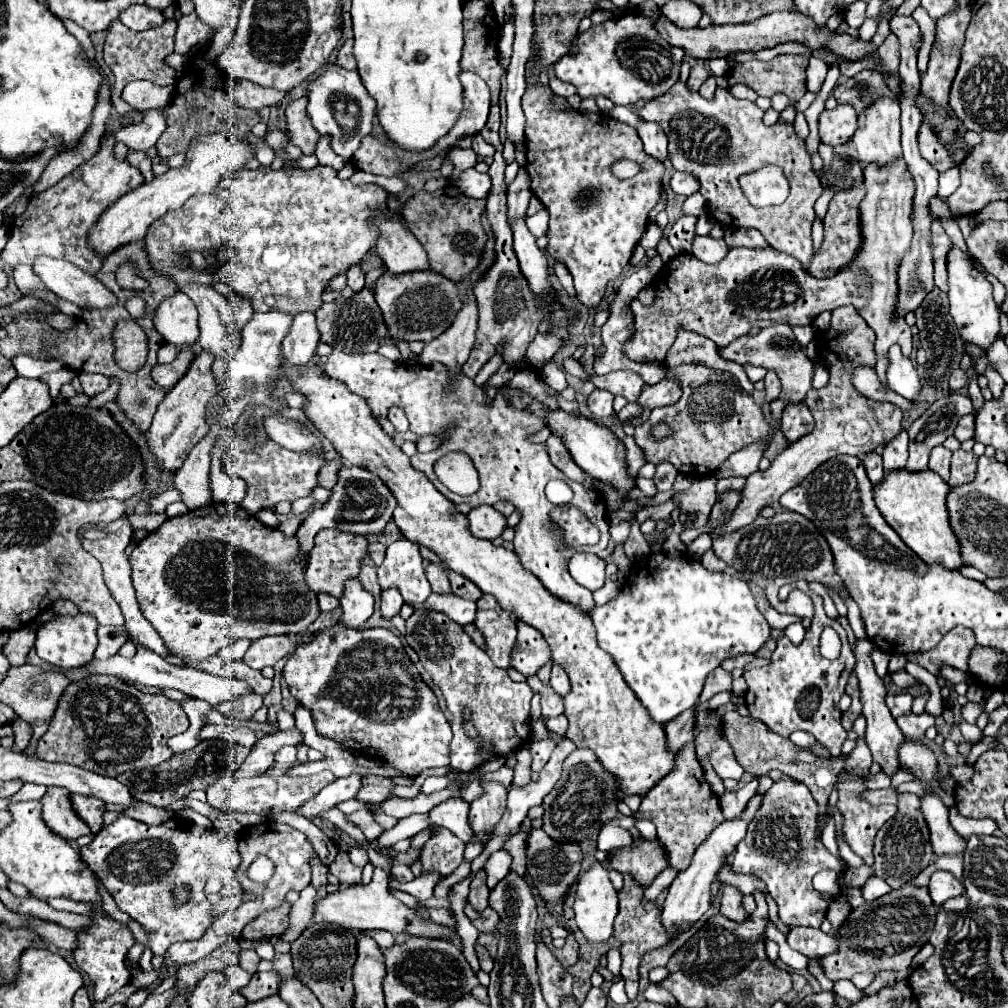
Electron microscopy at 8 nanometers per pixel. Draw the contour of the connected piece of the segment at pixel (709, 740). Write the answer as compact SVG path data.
M695 706L695 732L697 760L709 760L721 778L741 780L743 768L723 736L723 714L705 706Z

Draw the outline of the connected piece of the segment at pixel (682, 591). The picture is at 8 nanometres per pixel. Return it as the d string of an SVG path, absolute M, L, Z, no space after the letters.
M653 554L637 560L619 596L603 606L595 606L591 610L591 618L597 628L599 646L613 656L623 672L623 678L657 724L667 724L681 712L693 708L699 700L707 674L729 656L745 652L755 654L765 644L771 630L743 580L721 572L709 572L699 560L689 556L667 558L665 554Z

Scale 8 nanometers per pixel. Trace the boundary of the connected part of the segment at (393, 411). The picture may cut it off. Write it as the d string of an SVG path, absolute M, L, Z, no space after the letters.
M389 408L387 418L389 418L389 422L395 426L397 432L409 430L409 420L407 420L407 416L403 414L403 408Z

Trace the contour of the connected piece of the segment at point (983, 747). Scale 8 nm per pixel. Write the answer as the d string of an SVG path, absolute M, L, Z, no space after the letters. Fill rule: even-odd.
M978 742L974 744L971 748L969 756L966 758L966 763L974 764L983 752L987 750L995 749L998 745L999 742L995 742L989 745L984 744L982 742Z

